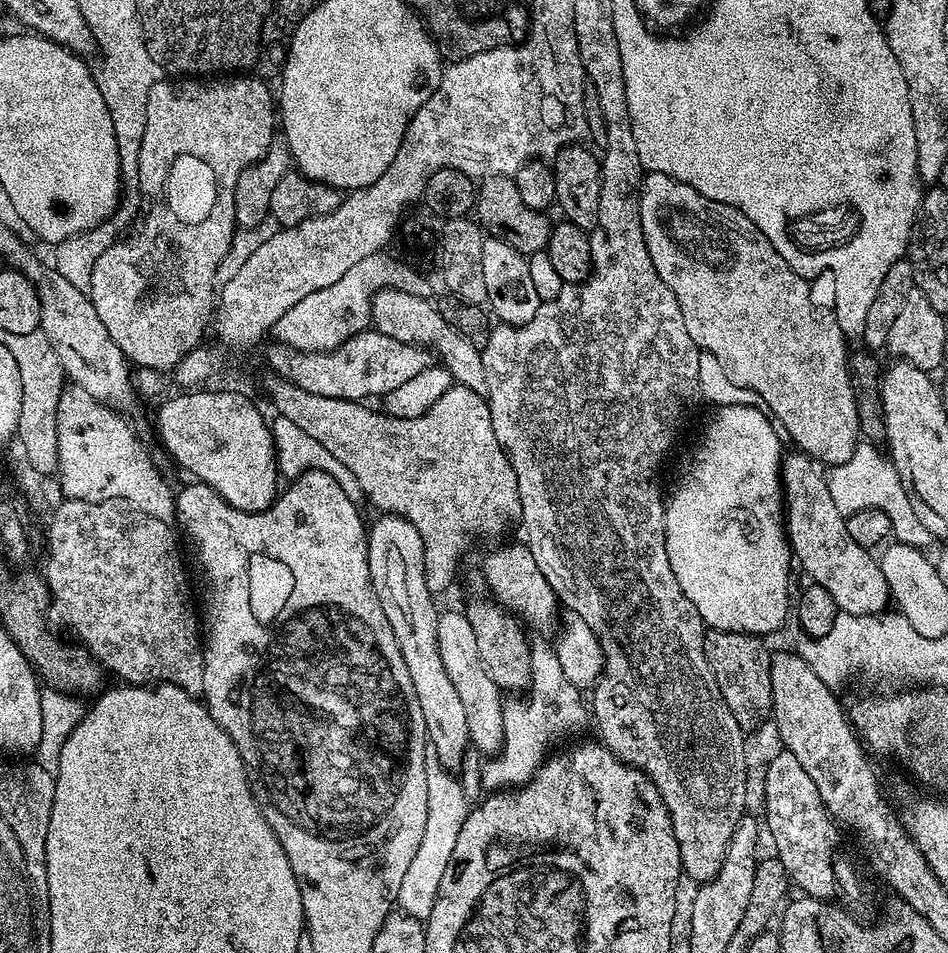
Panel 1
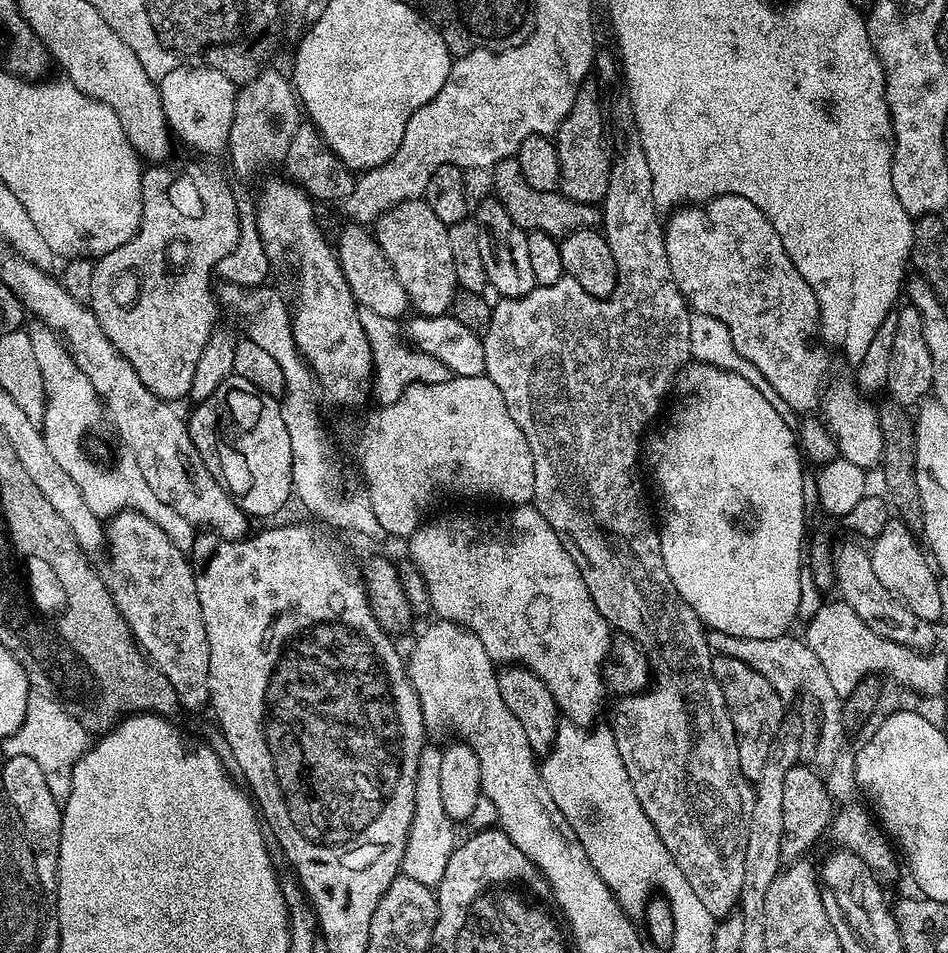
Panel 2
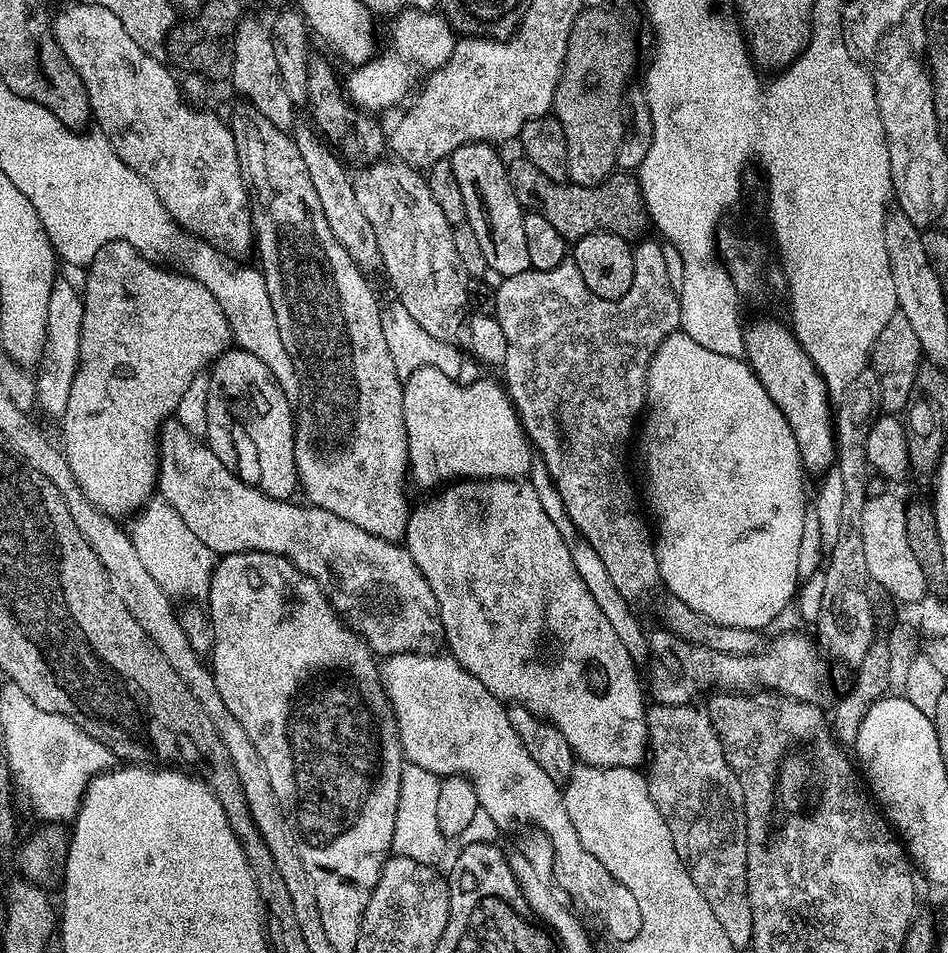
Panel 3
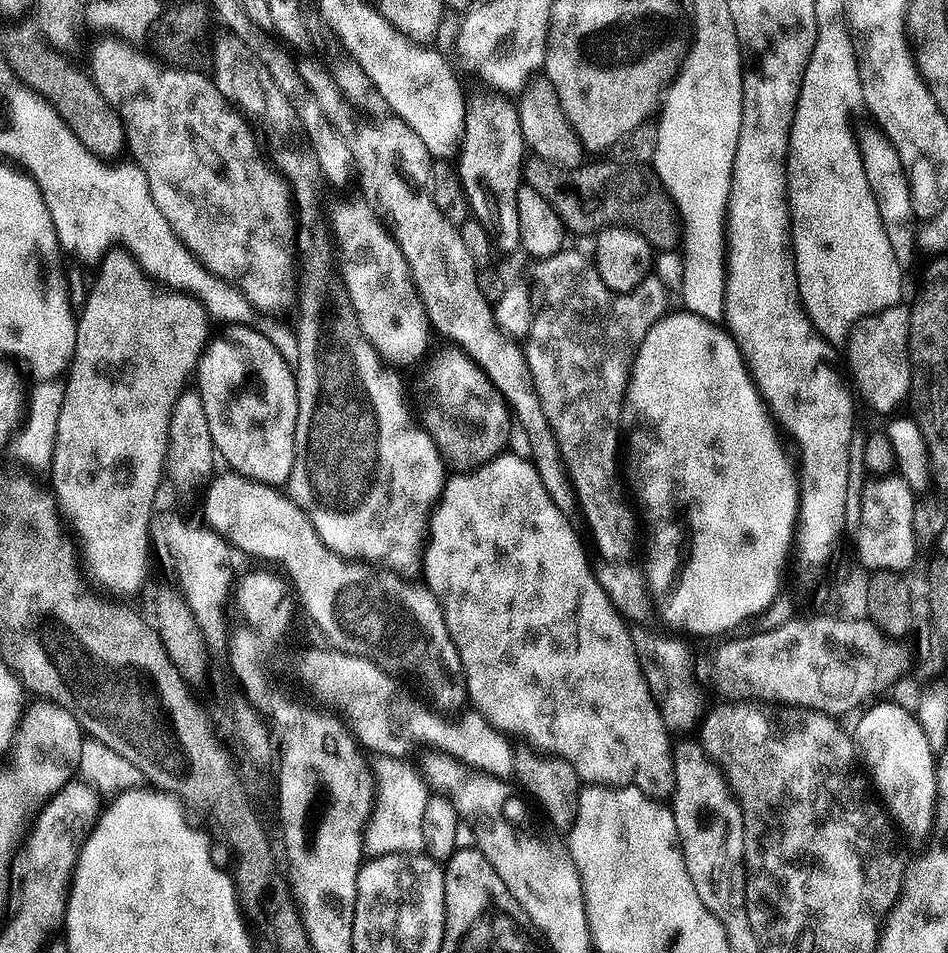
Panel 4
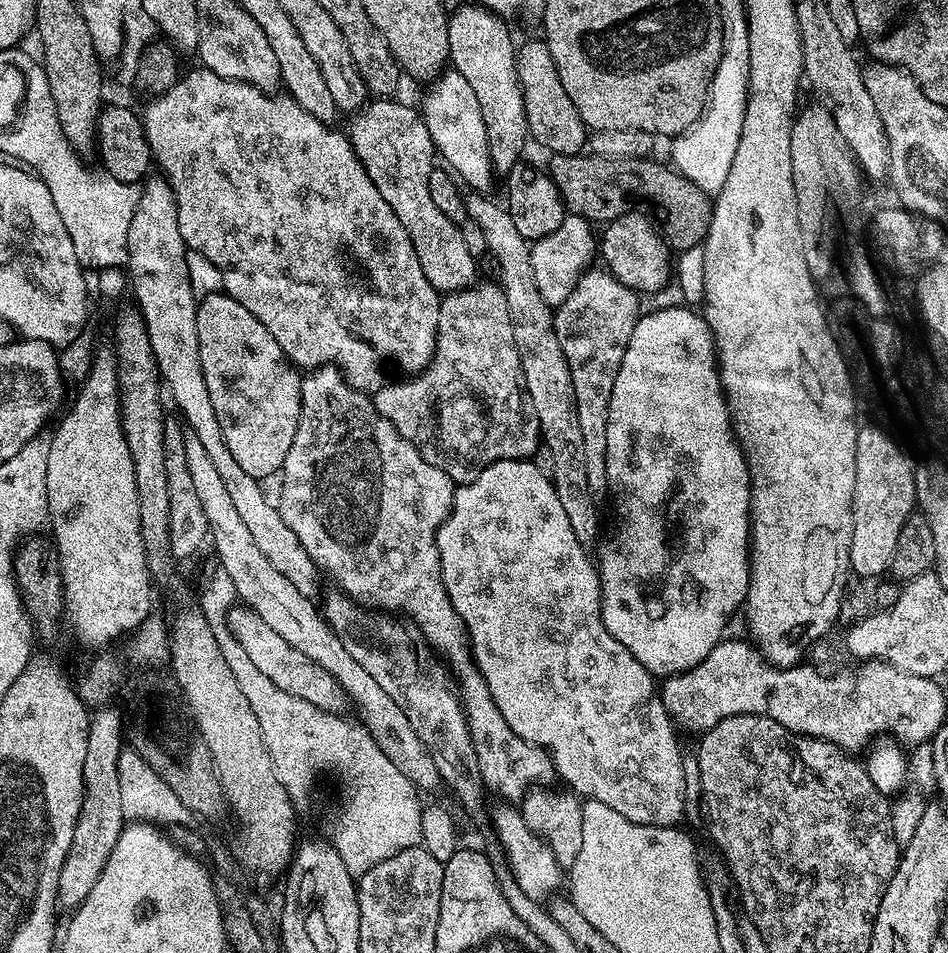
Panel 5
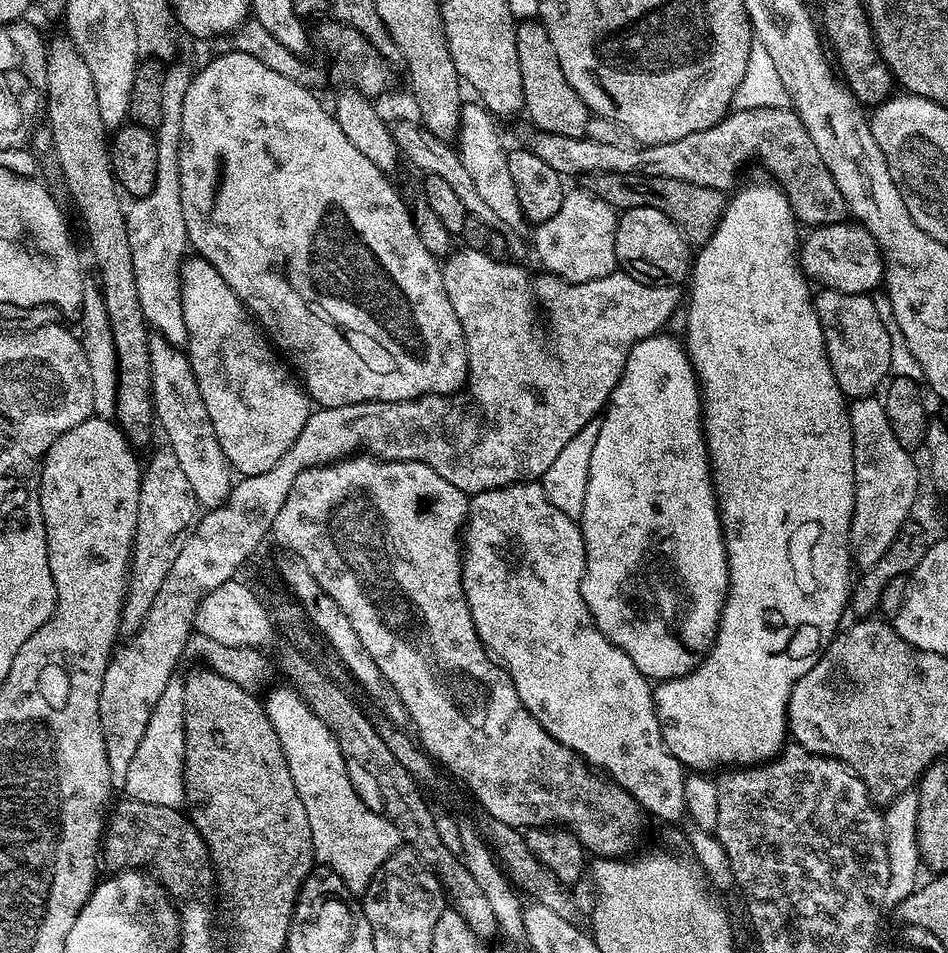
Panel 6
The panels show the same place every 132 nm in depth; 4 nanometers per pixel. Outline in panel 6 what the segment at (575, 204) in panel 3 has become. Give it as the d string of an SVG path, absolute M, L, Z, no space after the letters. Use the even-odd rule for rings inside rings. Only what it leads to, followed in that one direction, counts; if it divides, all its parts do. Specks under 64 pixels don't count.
M601 172L591 177L590 191L600 196L615 210L650 206L662 210L680 227L685 240L703 246L715 234L724 213L726 196L719 188L707 188L678 178L658 178L638 172Z

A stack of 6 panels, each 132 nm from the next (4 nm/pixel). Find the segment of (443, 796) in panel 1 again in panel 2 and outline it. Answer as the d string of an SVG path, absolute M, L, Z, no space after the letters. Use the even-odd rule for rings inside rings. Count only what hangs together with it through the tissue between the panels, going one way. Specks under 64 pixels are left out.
M425 747L420 754L420 765L416 771L414 786L414 816L410 822L410 834L406 838L406 850L400 863L400 871L405 876L414 878L414 882L422 882L426 887L435 889L442 882L442 874L446 874L446 862L450 862L450 854L456 849L458 835L454 829L454 821L442 807L438 770L440 769L439 747Z

